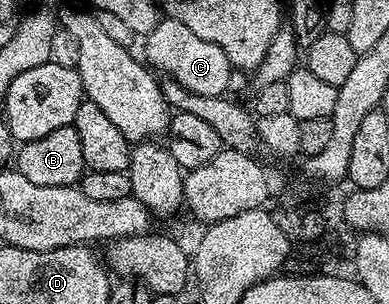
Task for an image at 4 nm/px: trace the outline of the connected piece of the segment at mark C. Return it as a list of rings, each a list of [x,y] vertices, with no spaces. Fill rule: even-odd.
[[[164,16],[157,23],[157,27],[153,27],[153,31],[146,33],[145,41],[147,41],[146,64],[164,78],[176,80],[181,87],[195,95],[221,97],[230,90],[233,67],[225,51],[221,51],[217,43],[209,43],[193,35],[193,31],[185,27],[185,23],[177,23],[177,19]]]

